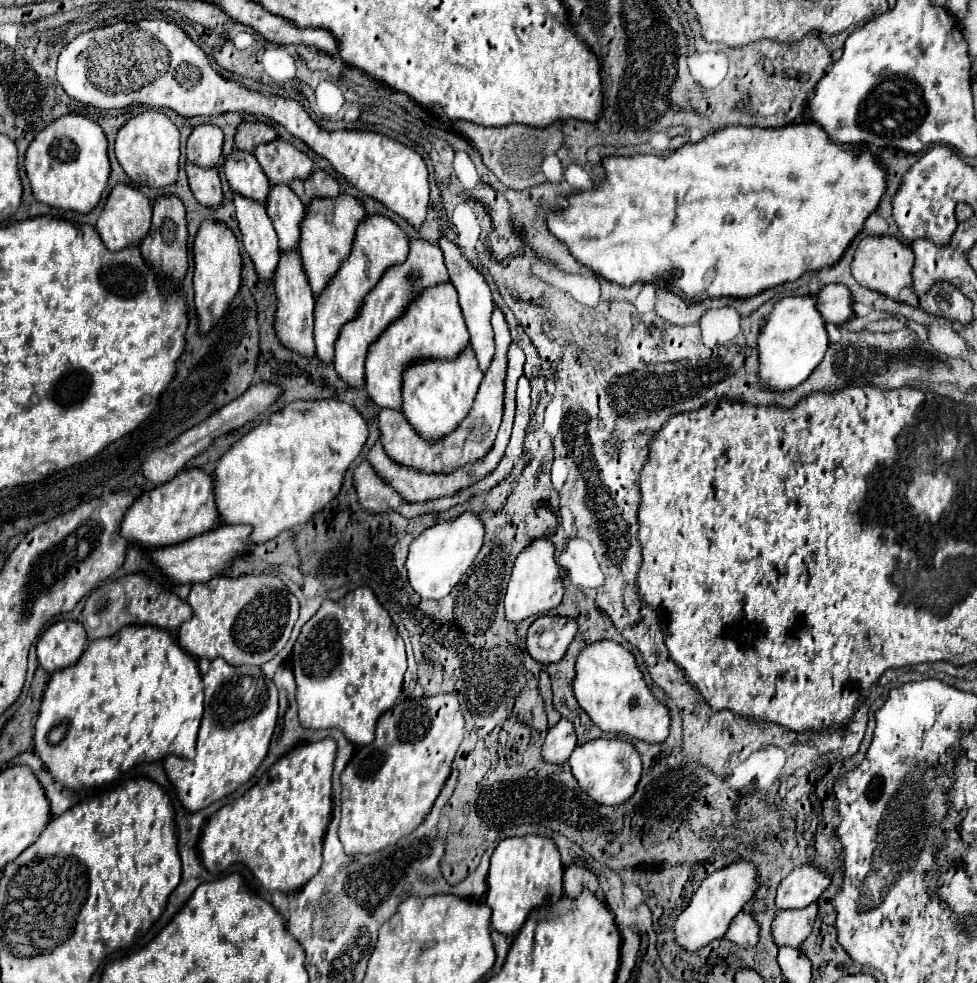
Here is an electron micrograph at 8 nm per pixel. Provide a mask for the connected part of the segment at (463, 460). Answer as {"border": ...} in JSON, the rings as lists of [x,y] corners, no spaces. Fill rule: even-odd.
{"border":[[[495,306],[493,308],[493,316],[491,316],[491,326],[493,326],[493,340],[495,340],[495,356],[491,360],[491,366],[487,368],[477,396],[473,400],[473,406],[469,410],[469,414],[463,418],[463,422],[447,436],[439,438],[439,440],[425,440],[423,436],[419,436],[413,426],[405,420],[401,410],[393,410],[393,408],[381,408],[379,412],[379,430],[381,430],[381,444],[385,448],[385,452],[399,464],[415,468],[415,470],[423,470],[423,472],[433,472],[433,474],[449,474],[455,468],[469,464],[471,460],[479,460],[481,456],[485,456],[485,452],[489,452],[489,448],[493,446],[497,428],[501,424],[501,392],[503,392],[503,378],[505,378],[505,362],[507,362],[507,348],[511,344],[511,336],[509,336],[509,328],[507,322],[501,314],[501,310]]]}

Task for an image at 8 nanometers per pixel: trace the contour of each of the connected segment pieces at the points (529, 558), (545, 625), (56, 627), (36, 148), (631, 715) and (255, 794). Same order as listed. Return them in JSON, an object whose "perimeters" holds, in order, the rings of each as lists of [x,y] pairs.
{"perimeters":[[[[547,538],[533,540],[523,552],[517,556],[509,584],[505,594],[505,614],[509,622],[521,622],[529,616],[543,614],[561,604],[563,598],[563,582],[559,576],[559,568],[555,564],[555,546]]],[[[541,616],[529,626],[527,650],[541,664],[559,662],[577,634],[575,620],[567,616]]],[[[59,620],[51,624],[37,642],[39,666],[47,672],[57,672],[79,660],[87,646],[87,636],[81,622]]],[[[61,116],[37,132],[25,152],[23,168],[35,200],[61,210],[87,214],[97,206],[109,178],[107,138],[101,126],[85,116]]],[[[601,640],[583,648],[575,664],[577,676],[573,692],[579,706],[607,734],[627,734],[647,744],[661,744],[669,736],[669,710],[661,704],[645,684],[641,670],[629,650],[617,642]]],[[[331,738],[299,744],[283,754],[251,790],[219,808],[201,836],[205,868],[217,874],[235,862],[243,862],[269,892],[303,888],[321,866],[323,836],[333,808],[331,774],[335,754],[337,744]]]]}

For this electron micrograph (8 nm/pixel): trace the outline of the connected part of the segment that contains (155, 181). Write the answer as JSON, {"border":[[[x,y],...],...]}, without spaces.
{"border":[[[147,110],[143,114],[137,114],[117,130],[115,156],[125,174],[137,184],[153,188],[173,184],[179,166],[179,130],[163,112]]]}

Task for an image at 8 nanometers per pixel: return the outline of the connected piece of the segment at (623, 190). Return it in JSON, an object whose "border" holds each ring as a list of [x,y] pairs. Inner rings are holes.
{"border":[[[813,122],[803,124],[789,124],[783,128],[745,128],[745,126],[729,126],[717,130],[703,138],[697,144],[685,144],[683,148],[675,150],[669,156],[653,156],[653,154],[637,154],[631,158],[609,156],[603,160],[605,168],[605,182],[599,188],[591,188],[589,192],[579,192],[569,198],[569,208],[561,212],[549,212],[547,226],[551,234],[561,240],[569,252],[595,274],[603,276],[621,286],[631,286],[635,282],[651,282],[661,288],[669,288],[683,300],[705,300],[709,298],[753,298],[769,288],[775,288],[785,282],[793,282],[807,272],[817,272],[821,268],[833,266],[839,262],[851,240],[863,230],[863,222],[879,208],[879,202],[887,188],[887,172],[885,166],[873,158],[867,148],[851,146],[851,144],[837,144],[833,142],[827,132]]]}

